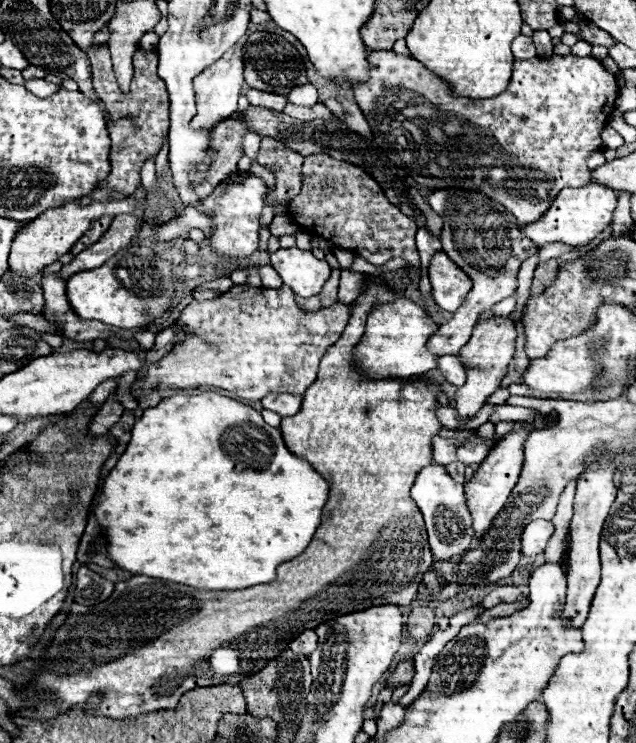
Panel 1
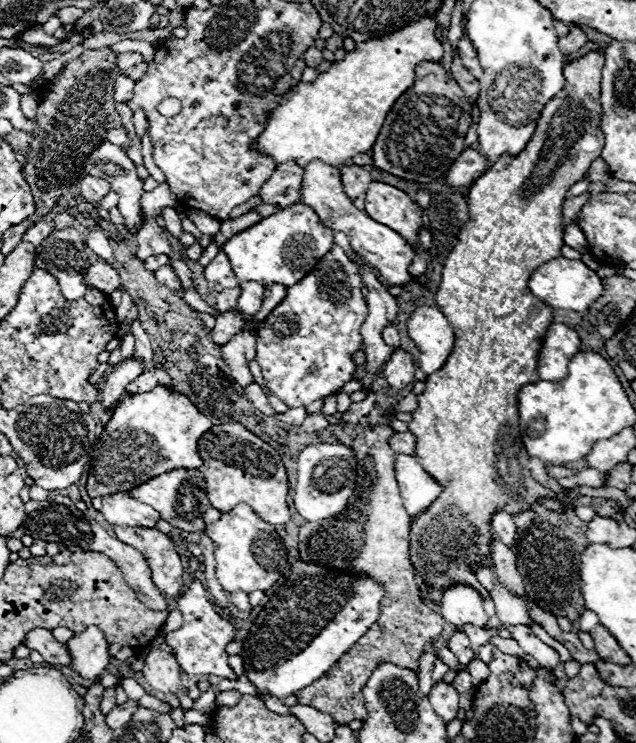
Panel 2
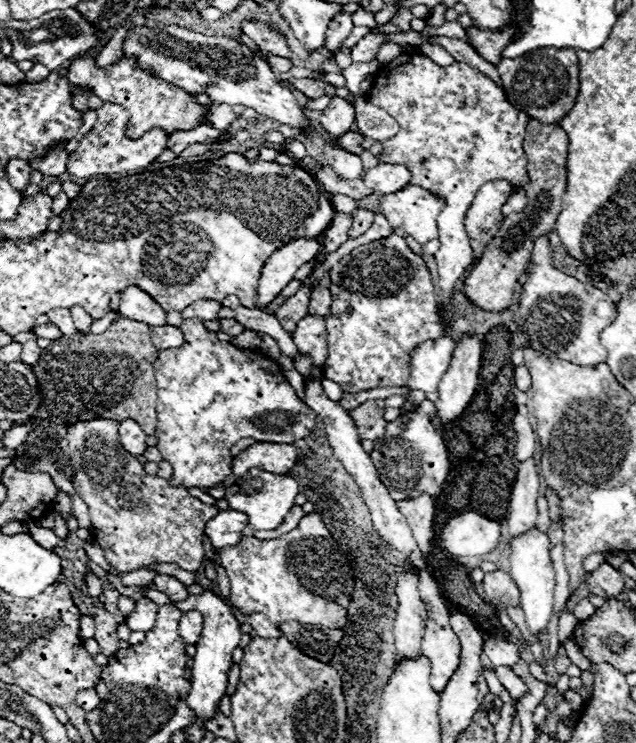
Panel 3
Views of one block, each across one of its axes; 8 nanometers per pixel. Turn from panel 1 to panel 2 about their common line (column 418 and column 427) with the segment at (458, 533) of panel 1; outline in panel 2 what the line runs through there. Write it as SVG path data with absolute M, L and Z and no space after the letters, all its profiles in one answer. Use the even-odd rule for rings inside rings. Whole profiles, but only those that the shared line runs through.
M398 454L396 478L408 516L424 512L444 490L444 486L438 484L414 456Z

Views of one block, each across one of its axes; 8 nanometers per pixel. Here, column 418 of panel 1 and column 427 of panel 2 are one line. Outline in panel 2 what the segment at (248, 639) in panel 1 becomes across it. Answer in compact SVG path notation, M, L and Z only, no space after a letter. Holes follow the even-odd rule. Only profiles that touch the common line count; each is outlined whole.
M588 52L584 54L582 58L570 62L564 66L564 78L566 78L566 86L544 106L542 114L540 114L540 120L538 120L538 126L536 126L536 132L534 132L534 138L526 144L526 148L522 150L522 154L510 158L510 156L504 156L498 158L480 178L478 182L474 182L470 186L470 192L468 192L468 208L470 208L470 220L464 224L464 228L460 230L458 234L458 244L454 246L454 250L448 254L448 258L444 260L444 270L442 270L442 282L440 282L440 288L436 292L436 302L440 306L440 310L444 312L444 316L448 318L450 326L454 328L454 334L456 334L456 342L454 342L454 350L452 354L448 356L446 364L430 374L426 378L426 388L424 392L418 396L418 410L412 412L412 422L408 424L410 432L418 438L416 442L416 456L418 456L418 462L426 468L428 474L432 474L442 486L444 486L444 492L440 494L440 498L430 506L430 512L424 514L424 516L430 516L430 518L416 518L412 520L412 528L410 528L410 560L414 564L414 568L422 574L422 582L426 582L426 586L438 586L440 590L446 590L450 586L450 582L454 584L454 578L462 578L464 584L470 584L474 586L484 598L488 598L488 592L478 584L478 580L470 574L470 570L466 568L466 562L476 556L476 552L482 552L482 554L488 554L490 552L490 514L496 510L496 508L502 508L502 510L508 510L510 514L518 512L518 510L528 510L538 496L554 496L566 504L570 504L570 500L574 496L578 496L576 490L568 490L562 492L562 494L554 494L552 490L548 488L542 488L536 480L532 480L530 476L530 470L528 470L528 452L524 448L524 442L522 442L522 436L520 436L520 414L518 414L518 392L524 384L530 384L530 382L536 382L540 380L538 378L538 352L542 348L542 342L544 342L544 336L548 332L548 326L552 324L552 308L538 300L530 290L528 290L528 280L530 280L530 274L538 268L538 264L544 264L552 258L558 258L560 256L560 250L564 246L564 226L562 226L562 204L566 200L566 192L570 190L572 184L584 180L590 164L600 156L602 148L604 148L604 134L600 130L600 116L602 116L602 104L600 104L600 76L602 76L602 68L604 68L604 56L600 52Z

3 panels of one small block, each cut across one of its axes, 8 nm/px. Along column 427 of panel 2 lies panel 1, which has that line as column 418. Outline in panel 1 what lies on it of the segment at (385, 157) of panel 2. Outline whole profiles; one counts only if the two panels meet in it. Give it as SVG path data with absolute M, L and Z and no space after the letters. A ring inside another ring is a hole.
M372 50L366 56L368 60L368 80L366 82L354 82L352 84L352 94L360 106L360 110L364 112L372 132L374 132L374 140L376 144L388 154L388 160L394 162L396 166L400 166L402 170L406 170L406 174L410 178L414 178L418 184L432 188L432 190L446 190L446 188L466 188L466 190L476 190L482 194L488 194L492 200L500 202L510 214L516 216L518 222L528 224L528 222L536 222L544 210L550 208L552 200L556 198L556 194L562 188L576 188L576 186L586 186L590 184L590 170L586 166L586 156L590 154L590 150L598 150L602 148L600 142L600 130L606 126L612 110L614 110L614 100L618 98L618 86L616 86L616 78L604 70L604 66L600 64L600 60L588 56L588 58L578 58L578 56L550 56L550 58L532 58L532 60L514 60L514 70L512 70L512 78L508 88L488 100L468 100L468 98L456 98L452 94L448 94L448 86L444 86L444 82L434 76L428 68L424 68L418 60L402 56L402 54L394 54L392 50ZM492 168L502 168L504 170L504 180L500 184L488 184L488 172Z

